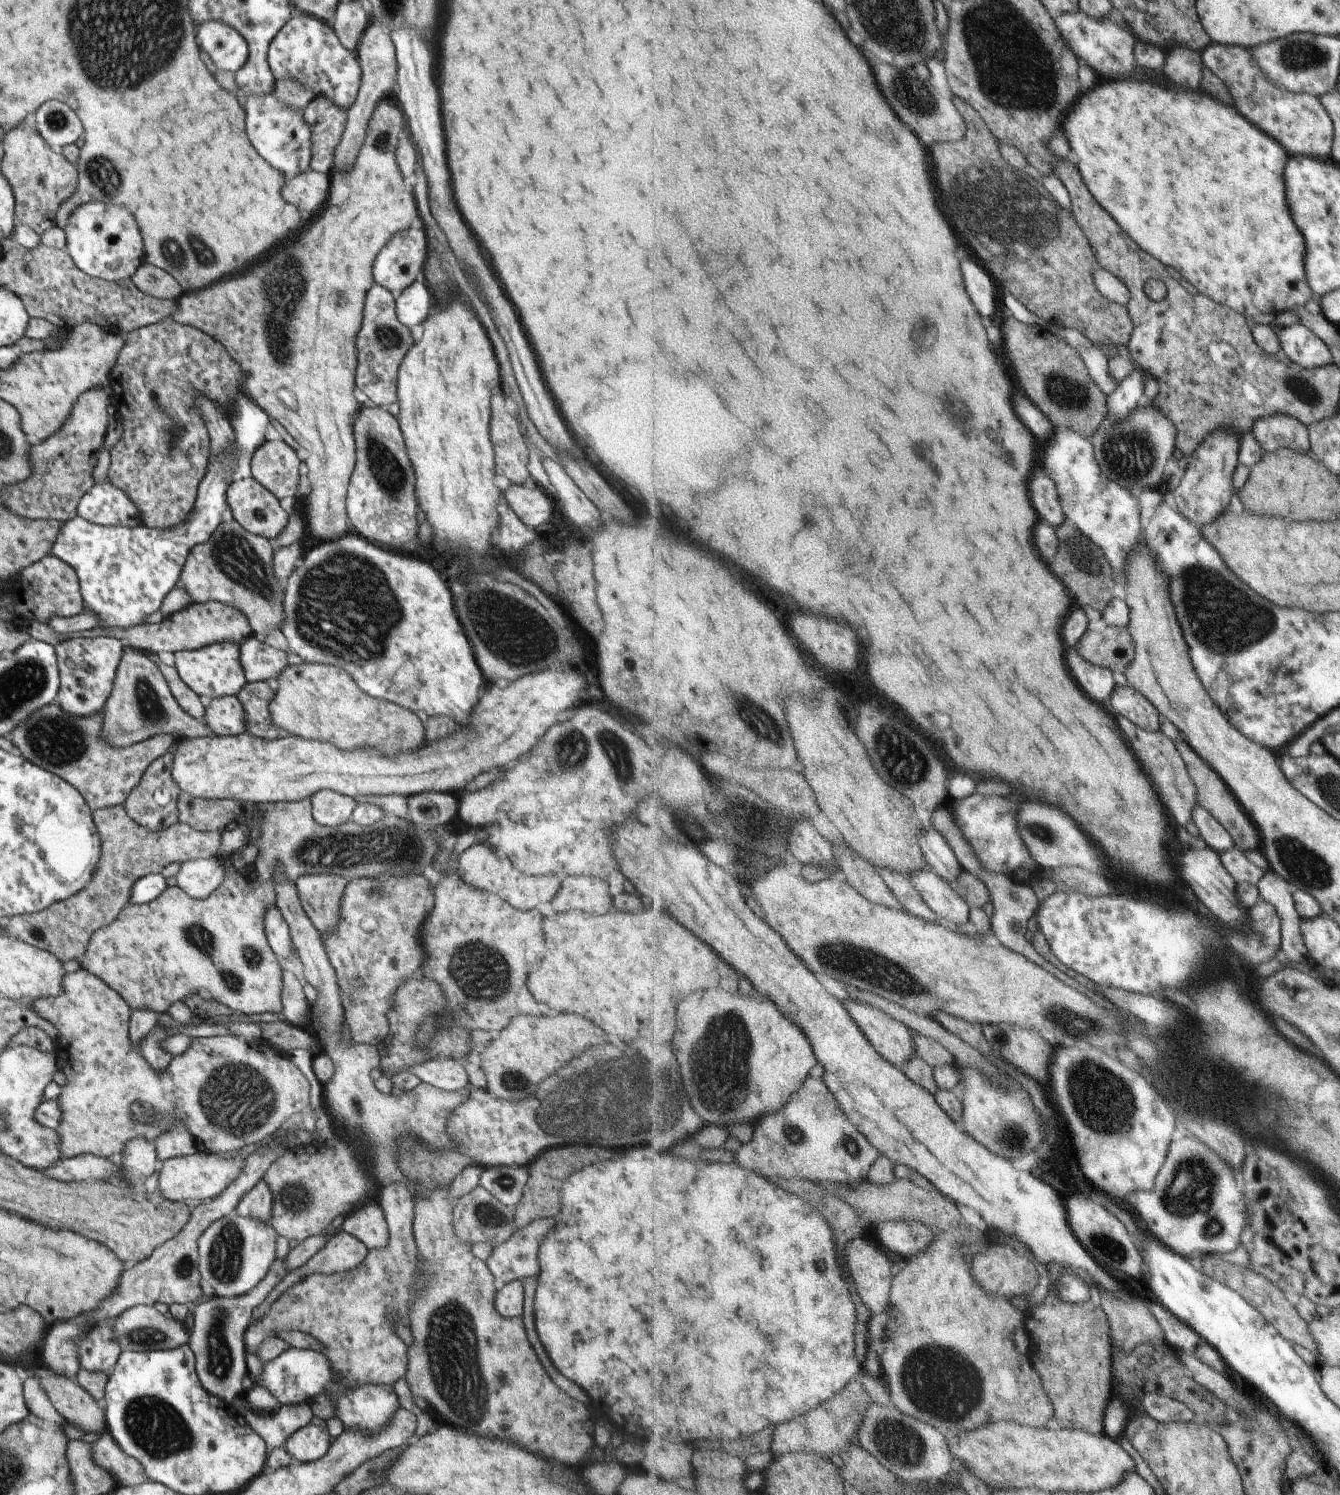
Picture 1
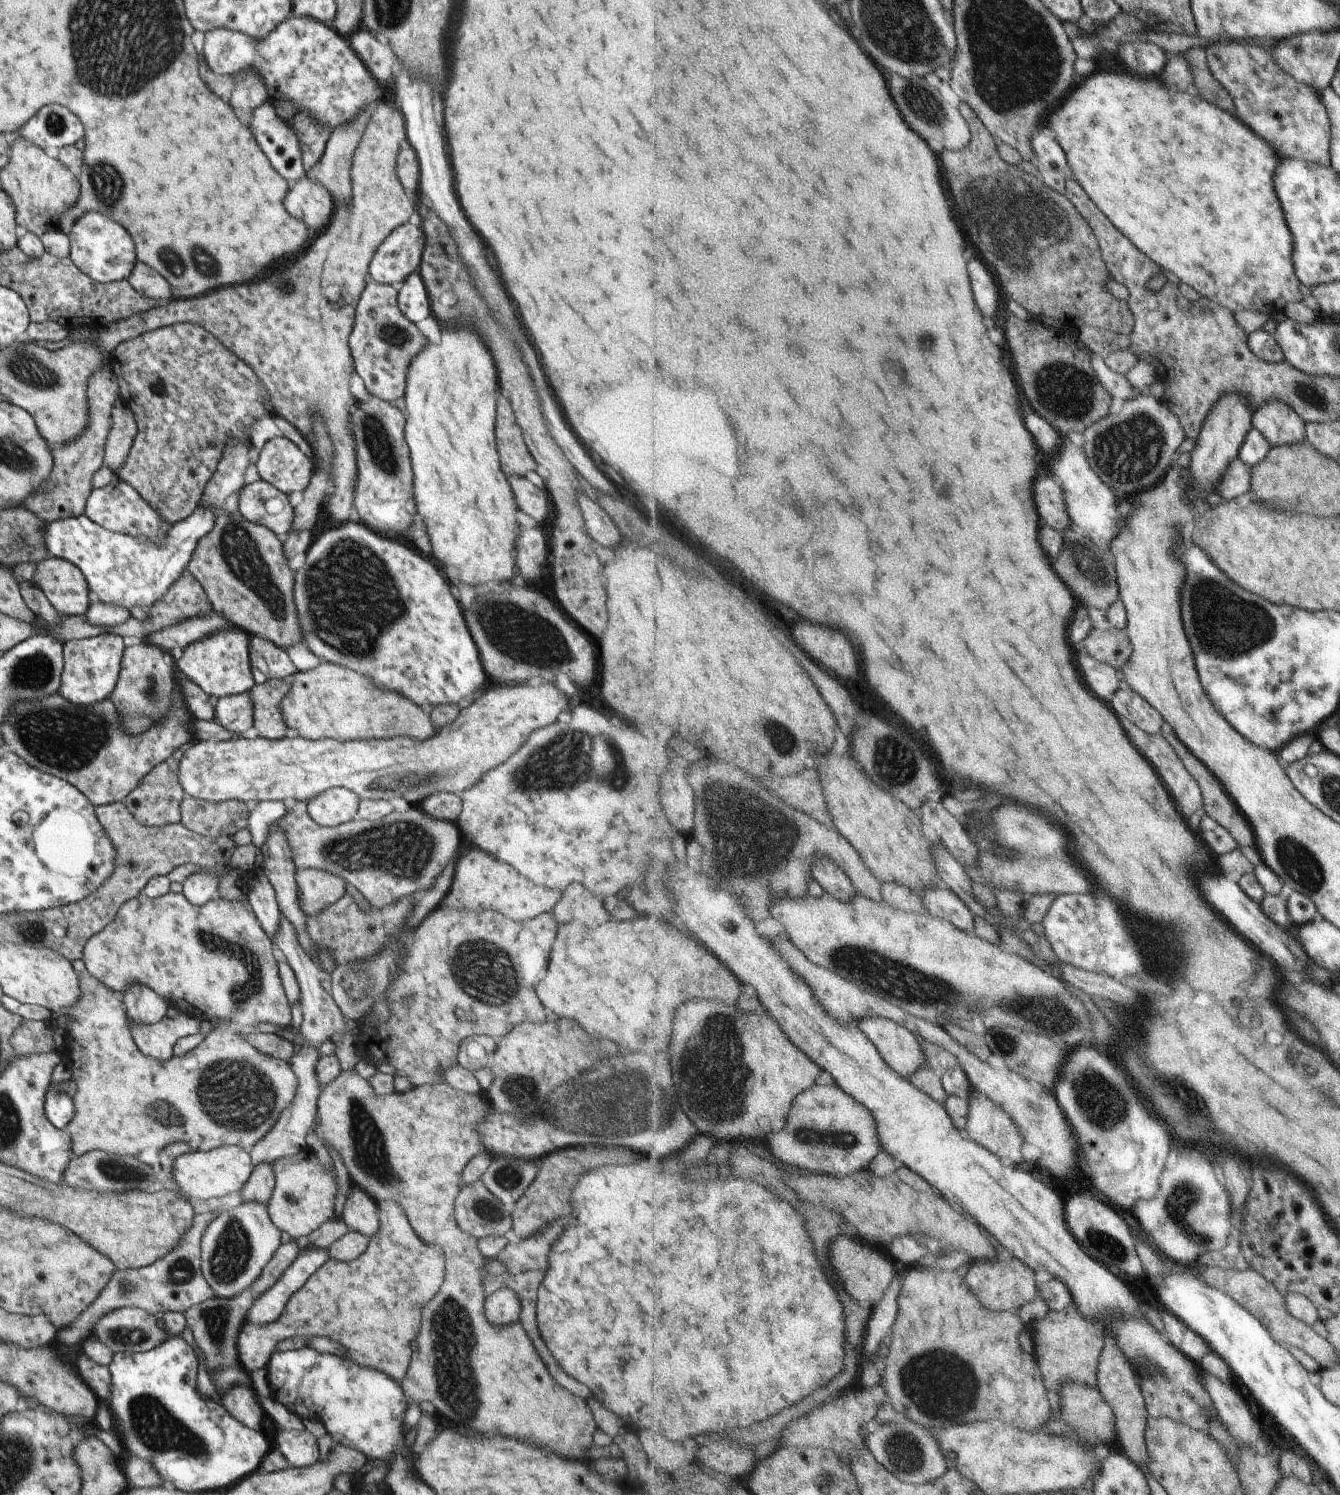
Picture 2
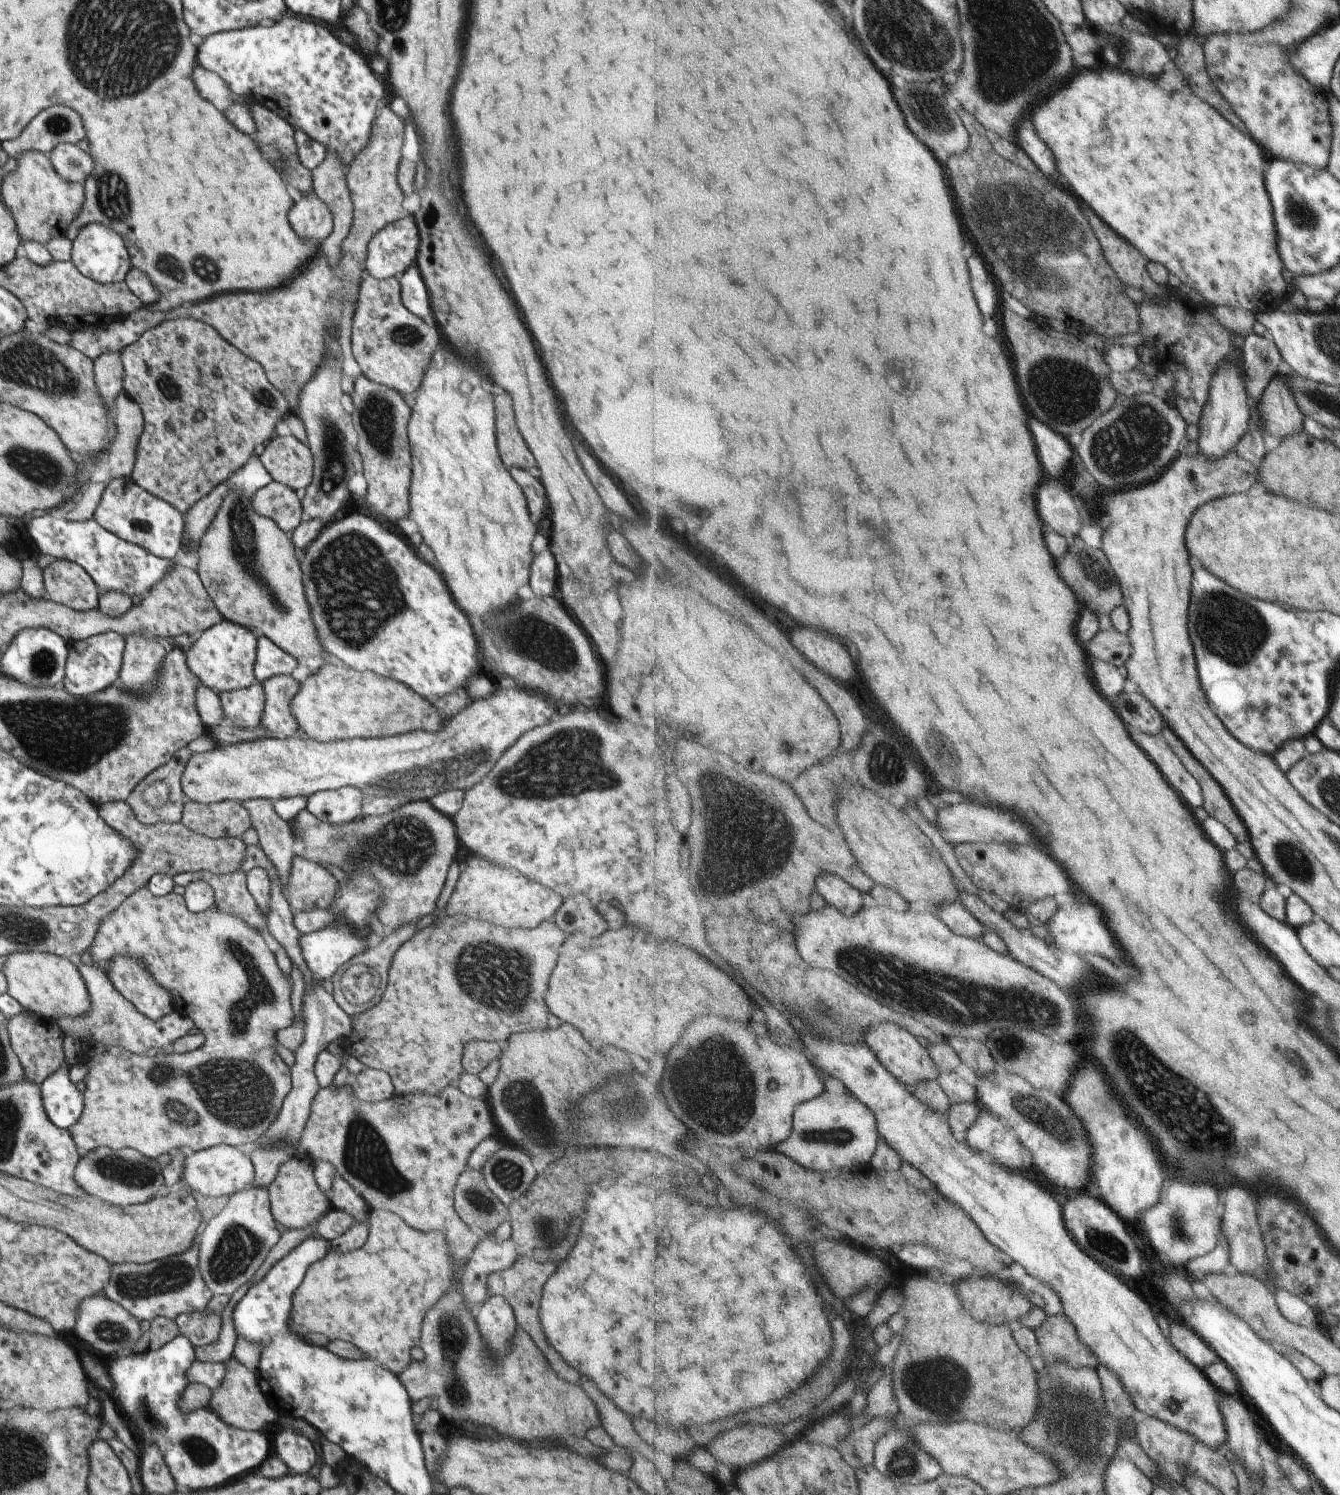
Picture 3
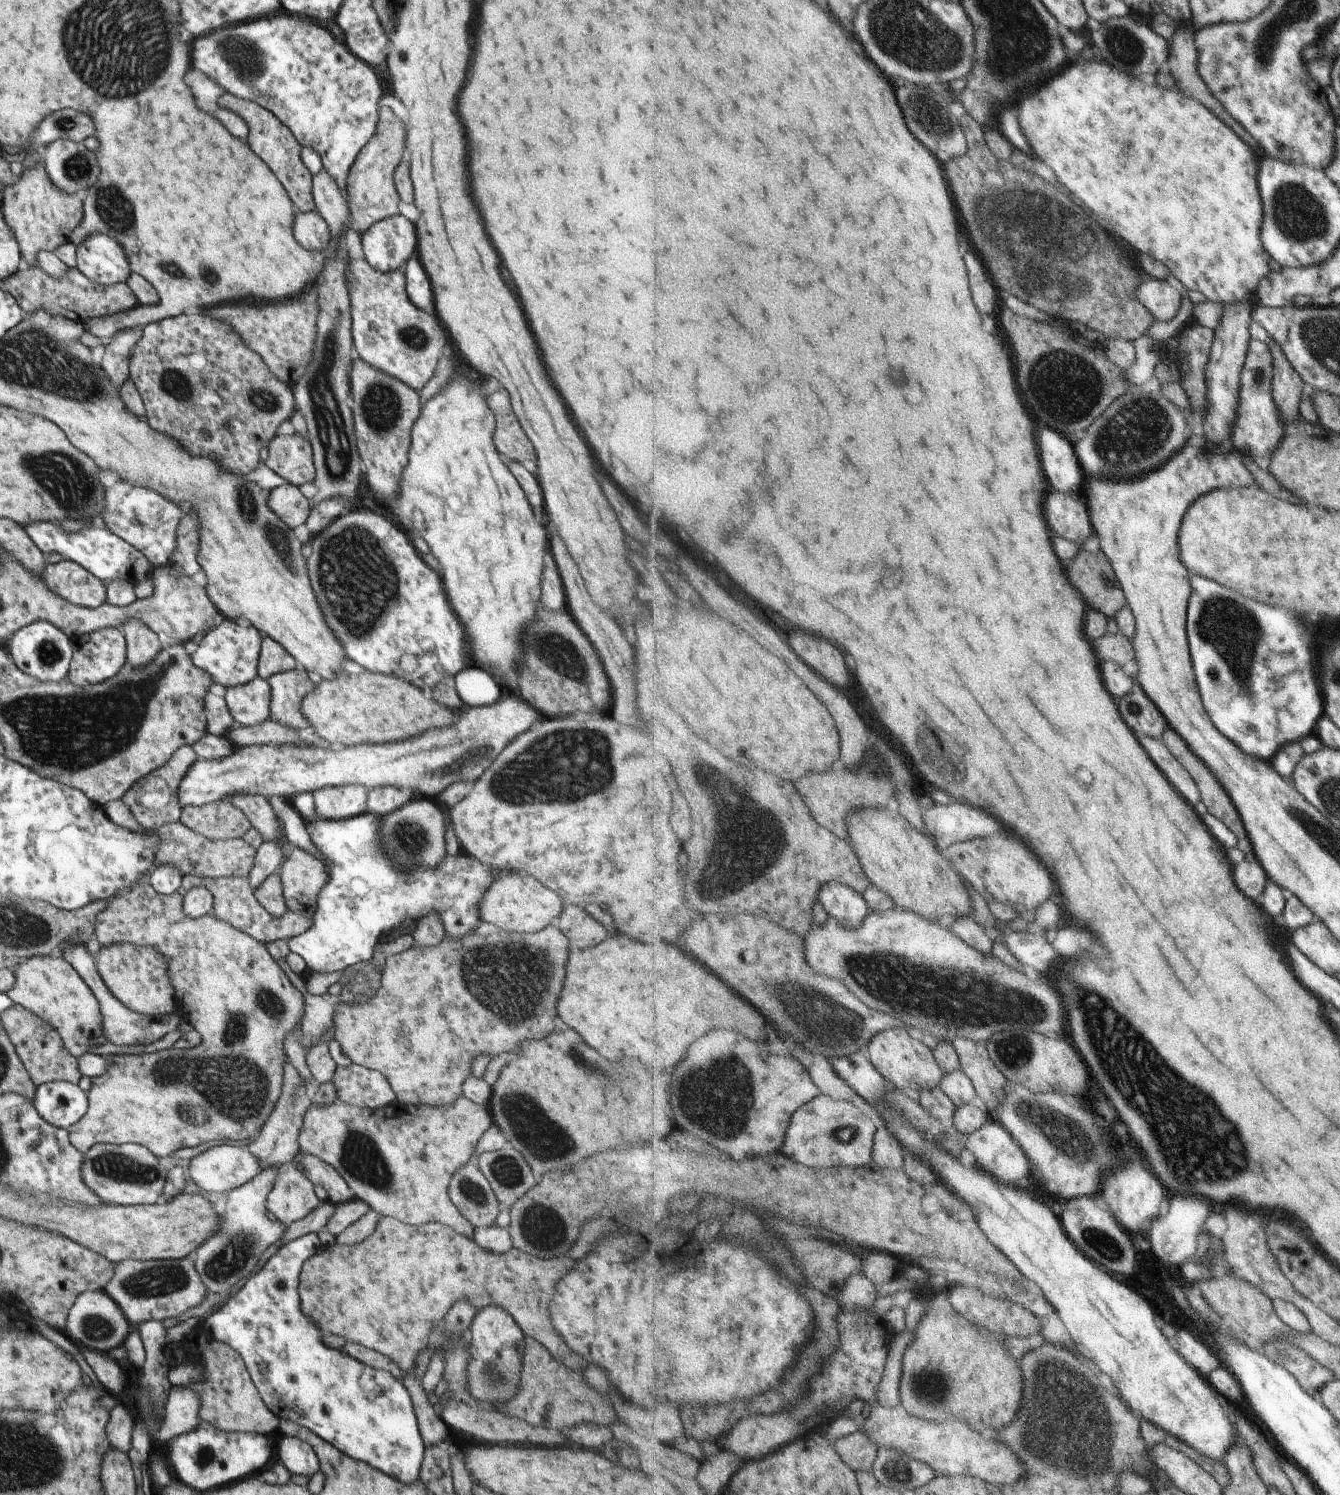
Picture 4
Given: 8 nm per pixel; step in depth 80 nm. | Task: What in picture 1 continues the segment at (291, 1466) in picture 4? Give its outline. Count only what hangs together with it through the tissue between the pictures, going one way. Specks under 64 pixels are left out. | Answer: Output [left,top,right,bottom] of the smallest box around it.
[282,1424,335,1463]

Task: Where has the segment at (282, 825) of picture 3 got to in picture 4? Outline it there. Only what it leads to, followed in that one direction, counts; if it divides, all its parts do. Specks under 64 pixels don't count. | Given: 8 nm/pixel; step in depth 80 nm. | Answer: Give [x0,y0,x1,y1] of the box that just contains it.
[222,793,288,850]

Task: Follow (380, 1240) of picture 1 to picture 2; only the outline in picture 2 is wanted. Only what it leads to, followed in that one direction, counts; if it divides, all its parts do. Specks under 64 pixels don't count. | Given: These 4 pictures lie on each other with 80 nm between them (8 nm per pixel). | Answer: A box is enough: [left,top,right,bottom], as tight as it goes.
[340,1185,378,1238]

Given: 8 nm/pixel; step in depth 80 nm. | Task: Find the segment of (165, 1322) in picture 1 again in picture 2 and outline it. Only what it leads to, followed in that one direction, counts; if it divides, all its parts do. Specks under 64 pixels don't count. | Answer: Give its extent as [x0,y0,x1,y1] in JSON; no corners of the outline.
[88,1307,169,1353]

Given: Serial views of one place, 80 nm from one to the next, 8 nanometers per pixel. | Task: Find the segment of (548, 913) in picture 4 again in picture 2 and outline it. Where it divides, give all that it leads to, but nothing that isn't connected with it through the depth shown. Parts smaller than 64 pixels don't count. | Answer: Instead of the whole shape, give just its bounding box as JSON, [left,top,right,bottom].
[437,847,559,920]

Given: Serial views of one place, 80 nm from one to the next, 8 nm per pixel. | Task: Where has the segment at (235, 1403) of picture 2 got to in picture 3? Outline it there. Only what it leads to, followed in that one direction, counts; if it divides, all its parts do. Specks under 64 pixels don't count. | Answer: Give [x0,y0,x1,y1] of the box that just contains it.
[206,1355,277,1431]

